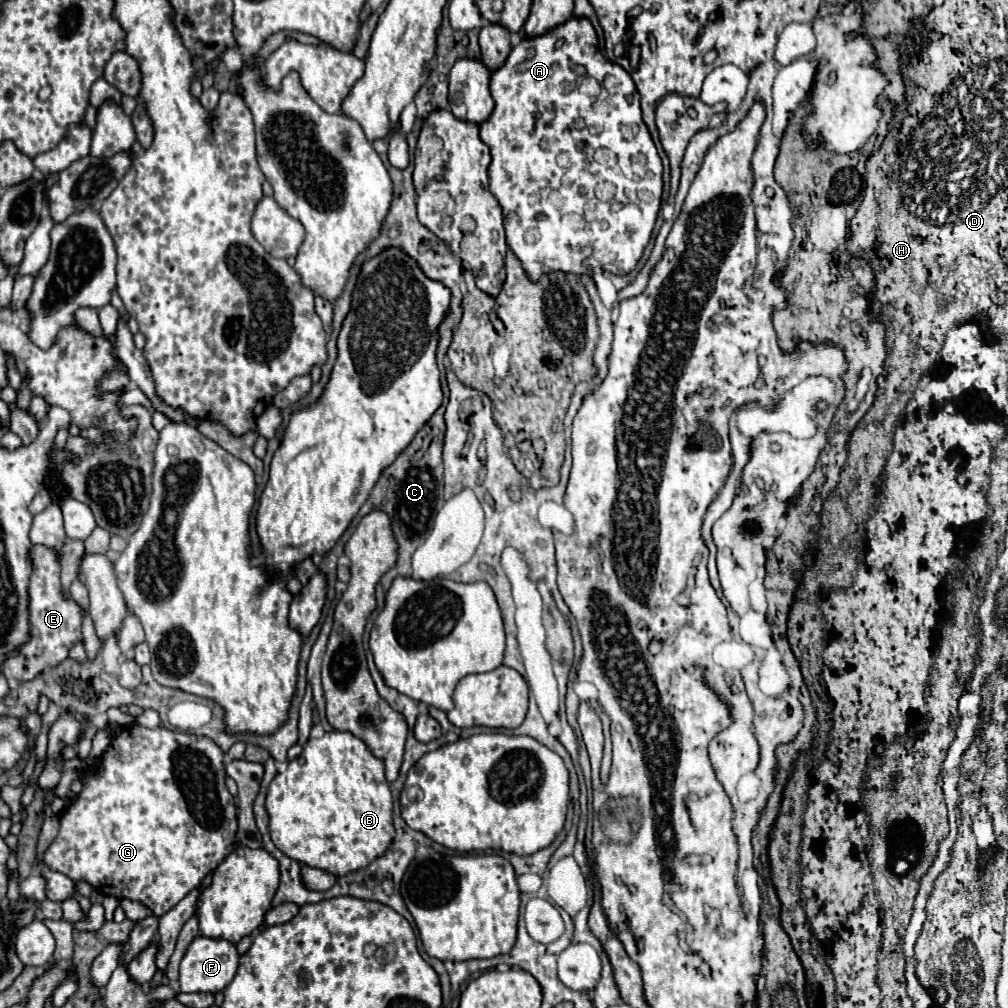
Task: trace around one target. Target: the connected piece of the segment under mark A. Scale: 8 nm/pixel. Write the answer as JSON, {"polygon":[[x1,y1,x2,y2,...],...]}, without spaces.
{"polygon":[[570,17,562,25,550,29,544,35,536,37,522,37,518,45,512,47,508,59,504,65,496,71,492,71,490,77,490,93,496,103,492,115,480,125,480,139,490,147,492,163,488,167,488,179,490,179,490,191,498,199,504,215,504,229,506,239,514,255,522,261,528,277,536,281,540,275,560,269,564,273,592,273,594,267,602,267,610,273,630,273,640,259,644,247,650,241,650,233,654,229,654,221,660,209,660,197,662,197,662,161,656,153,656,147,648,135,648,129,642,121,640,111,640,95,634,87,632,77,618,65,604,61,602,53,598,51,598,37,594,27,586,17]]}

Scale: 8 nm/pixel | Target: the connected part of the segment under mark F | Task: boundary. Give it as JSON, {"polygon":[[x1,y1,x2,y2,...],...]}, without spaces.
{"polygon":[[196,937,182,963,180,963,180,991,184,993,220,993,232,981,238,969,238,953,236,947,228,941,214,941,206,937]]}

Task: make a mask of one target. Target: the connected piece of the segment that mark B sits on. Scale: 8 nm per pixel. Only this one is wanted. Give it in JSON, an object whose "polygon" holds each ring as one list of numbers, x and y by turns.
{"polygon":[[330,731,320,739,310,737,304,751,288,761,288,769,272,779,266,793,272,843,286,857,330,871,338,877,366,867,386,851,394,837,393,808,392,793,384,777,384,761,374,757,368,745,348,731]]}

